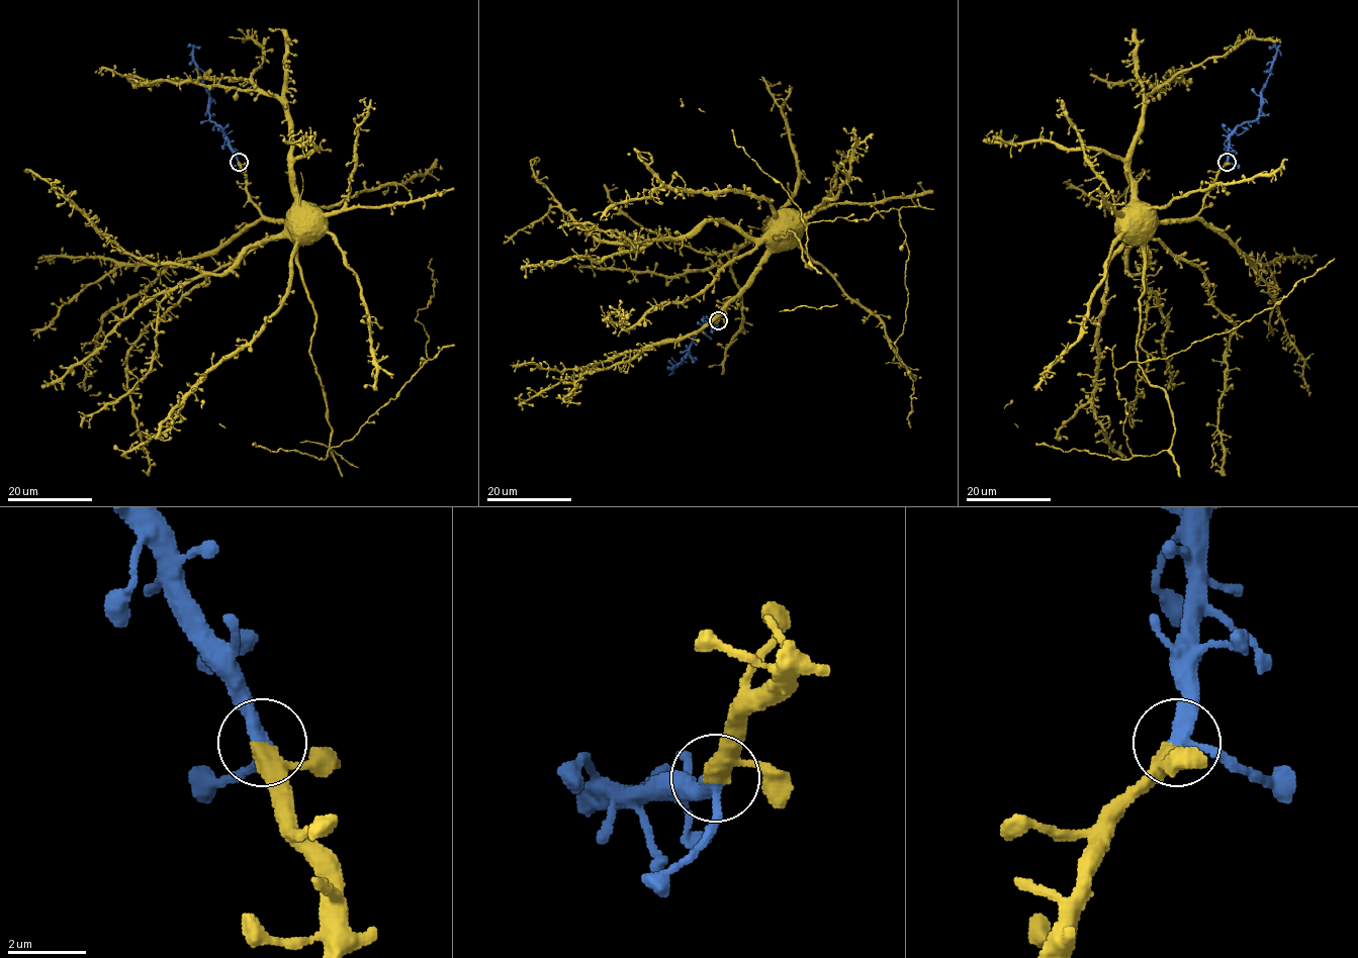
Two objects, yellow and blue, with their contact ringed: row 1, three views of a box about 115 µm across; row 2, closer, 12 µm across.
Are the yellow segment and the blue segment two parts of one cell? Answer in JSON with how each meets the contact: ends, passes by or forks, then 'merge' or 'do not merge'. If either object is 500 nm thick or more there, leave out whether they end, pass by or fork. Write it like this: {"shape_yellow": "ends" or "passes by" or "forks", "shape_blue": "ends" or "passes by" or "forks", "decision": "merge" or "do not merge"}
{"shape_yellow": "passes by", "shape_blue": "passes by", "decision": "merge"}

